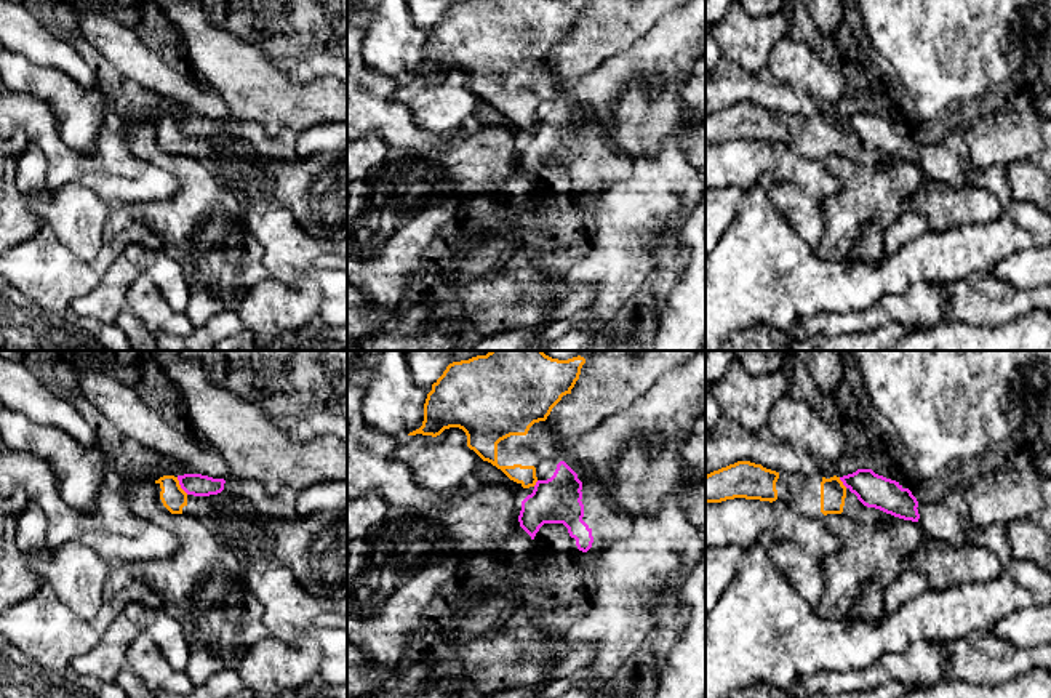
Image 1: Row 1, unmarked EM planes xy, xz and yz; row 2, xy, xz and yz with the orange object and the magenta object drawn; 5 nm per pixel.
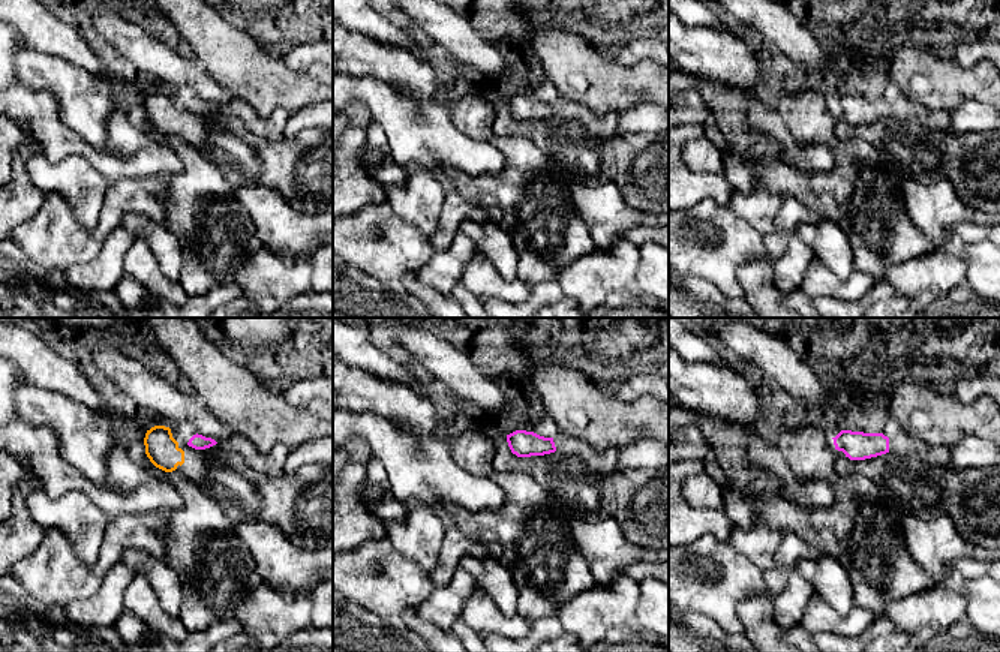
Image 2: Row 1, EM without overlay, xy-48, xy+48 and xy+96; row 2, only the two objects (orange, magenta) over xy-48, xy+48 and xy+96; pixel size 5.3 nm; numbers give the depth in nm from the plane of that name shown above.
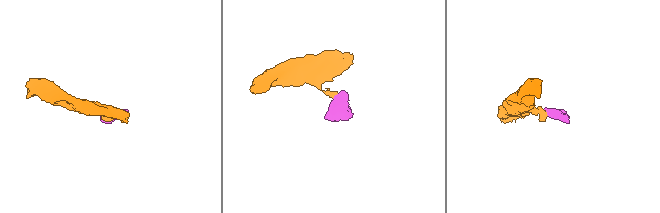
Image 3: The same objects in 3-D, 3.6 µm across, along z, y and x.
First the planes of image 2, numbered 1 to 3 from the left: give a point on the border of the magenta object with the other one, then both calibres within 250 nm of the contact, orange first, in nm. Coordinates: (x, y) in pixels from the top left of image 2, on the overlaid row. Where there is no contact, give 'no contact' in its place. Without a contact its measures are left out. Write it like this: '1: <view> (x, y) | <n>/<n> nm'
1: no contact
2: no contact
3: no contact

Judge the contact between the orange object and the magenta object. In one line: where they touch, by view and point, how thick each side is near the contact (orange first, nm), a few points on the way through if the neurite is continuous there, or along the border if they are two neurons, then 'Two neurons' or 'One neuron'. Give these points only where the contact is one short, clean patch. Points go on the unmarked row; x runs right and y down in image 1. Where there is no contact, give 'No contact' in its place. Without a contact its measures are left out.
Touches orange at xy (179, 127). Thickness 120 nm (orange) against 110 nm. Boundary: xy (176, 119), (187, 135). Two neurons

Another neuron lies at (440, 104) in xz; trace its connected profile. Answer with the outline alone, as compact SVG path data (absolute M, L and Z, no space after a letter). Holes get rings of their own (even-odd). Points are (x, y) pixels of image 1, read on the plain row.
M459 69L445 70L437 78L405 77L395 99L411 112L419 128L430 133L458 131L482 101L467 88L467 77Z

